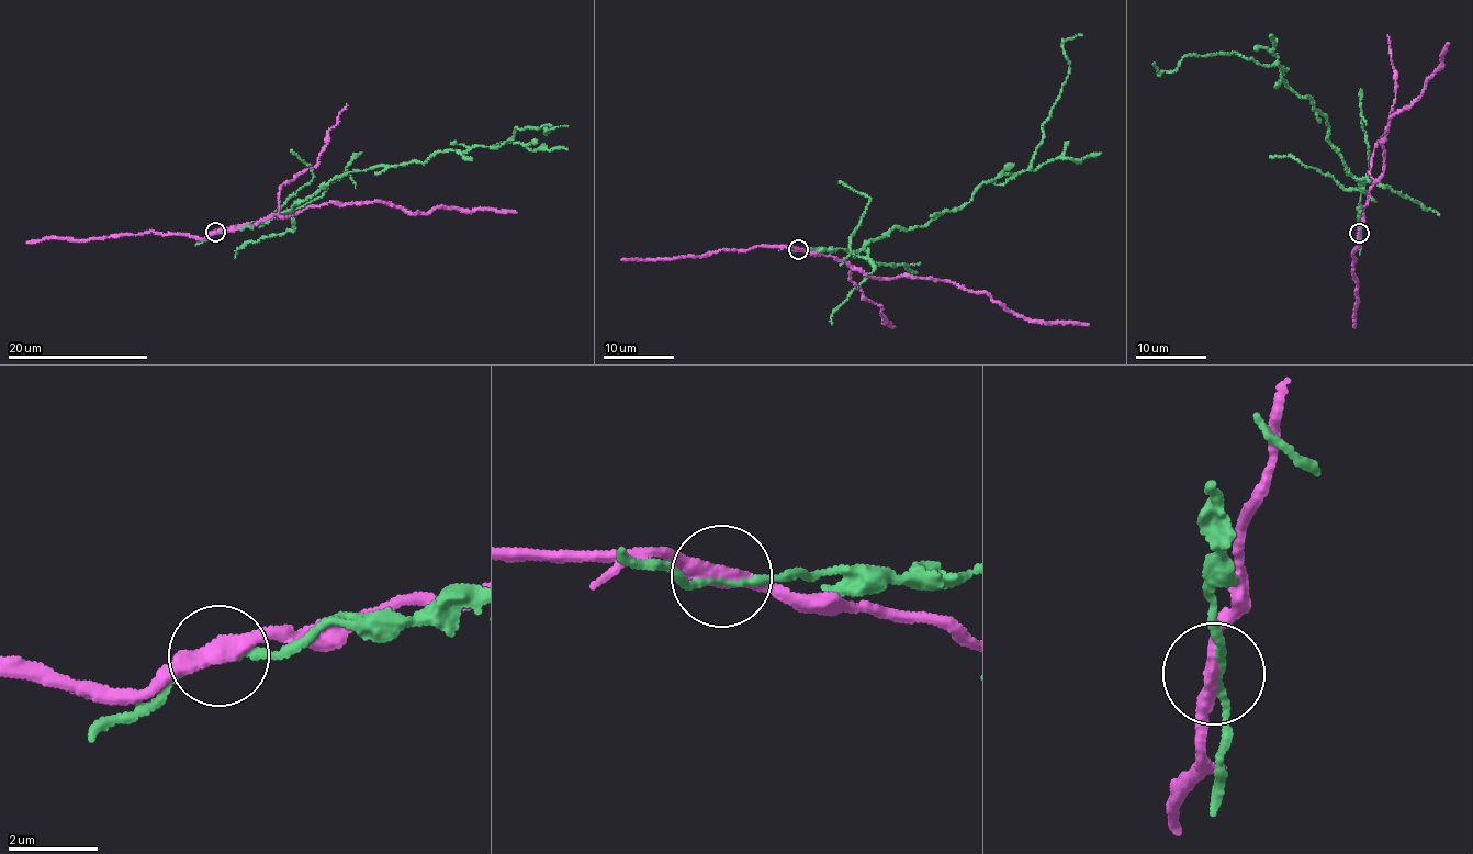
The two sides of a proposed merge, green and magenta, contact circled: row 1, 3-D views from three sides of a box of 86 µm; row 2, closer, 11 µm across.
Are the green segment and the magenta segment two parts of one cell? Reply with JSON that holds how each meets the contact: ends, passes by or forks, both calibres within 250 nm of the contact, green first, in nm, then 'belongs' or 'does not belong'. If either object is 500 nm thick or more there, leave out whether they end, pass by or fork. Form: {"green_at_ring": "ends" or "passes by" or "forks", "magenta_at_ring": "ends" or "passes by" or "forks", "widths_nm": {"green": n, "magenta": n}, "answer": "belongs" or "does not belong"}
{"green_at_ring": "passes by", "magenta_at_ring": "passes by", "widths_nm": {"green": 150, "magenta": 360}, "answer": "does not belong"}

